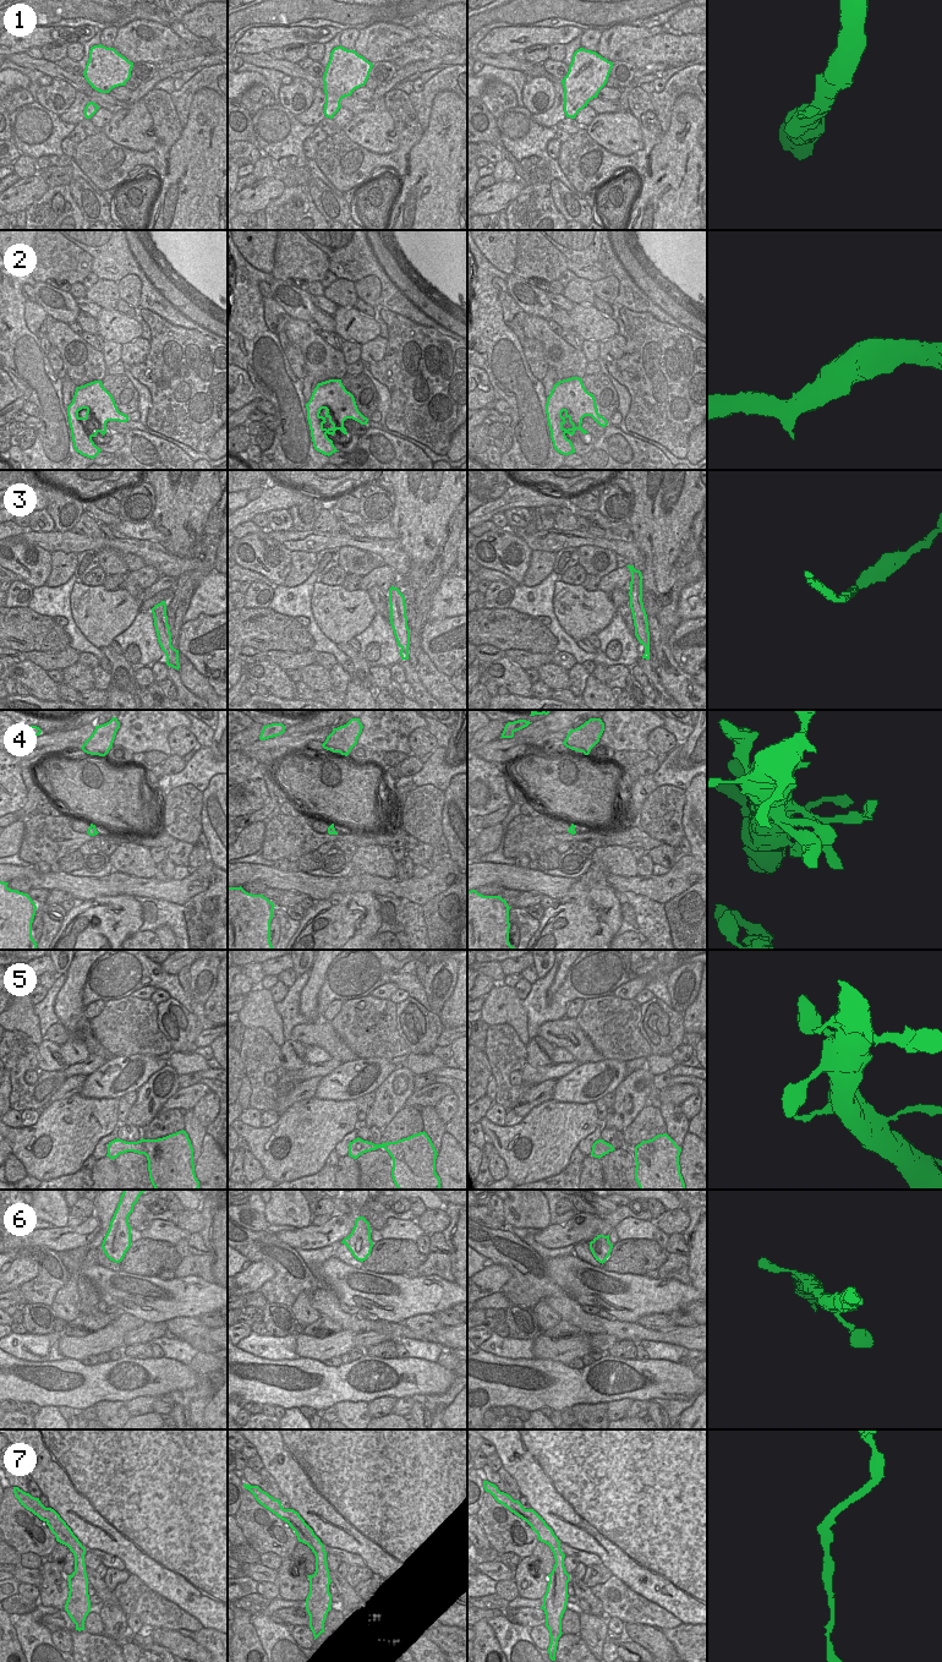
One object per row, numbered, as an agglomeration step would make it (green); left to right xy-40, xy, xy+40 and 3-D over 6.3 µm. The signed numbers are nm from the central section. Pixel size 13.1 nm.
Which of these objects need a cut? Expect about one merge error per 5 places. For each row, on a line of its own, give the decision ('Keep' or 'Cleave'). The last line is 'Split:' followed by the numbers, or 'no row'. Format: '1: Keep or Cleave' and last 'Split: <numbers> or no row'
1: Keep
2: Keep
3: Keep
4: Keep
5: Keep
6: Keep
7: Keep
Split: no row.

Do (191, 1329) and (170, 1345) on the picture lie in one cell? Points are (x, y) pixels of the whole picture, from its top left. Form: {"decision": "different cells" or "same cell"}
{"decision": "different cells"}

